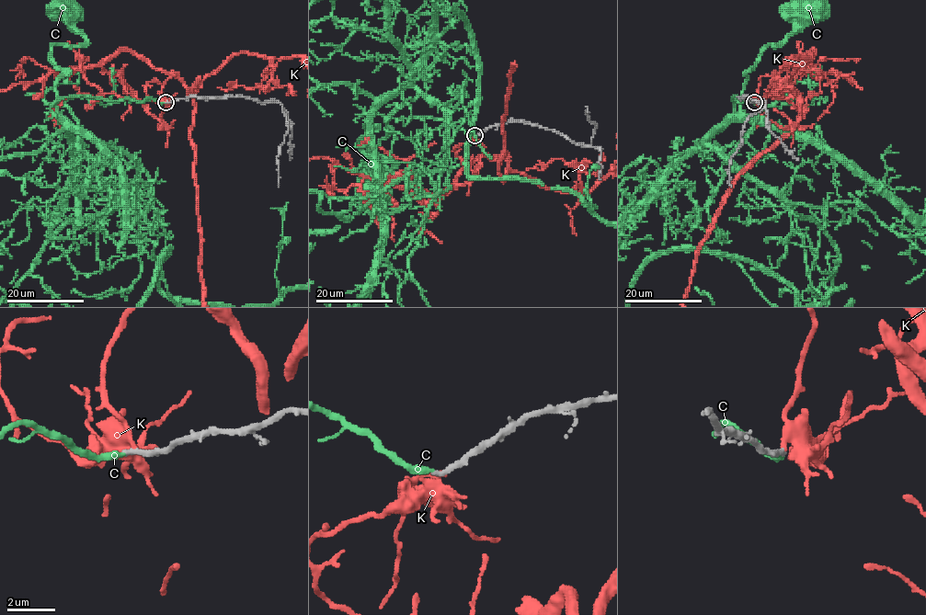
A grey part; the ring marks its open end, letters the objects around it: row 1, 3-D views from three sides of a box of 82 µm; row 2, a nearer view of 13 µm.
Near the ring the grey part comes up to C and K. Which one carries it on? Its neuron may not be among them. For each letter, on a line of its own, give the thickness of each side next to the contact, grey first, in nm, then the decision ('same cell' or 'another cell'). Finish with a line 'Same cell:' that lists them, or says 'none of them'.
C: 240/280 nm | same cell
K: 280/360 nm | another cell
Same cell: C

